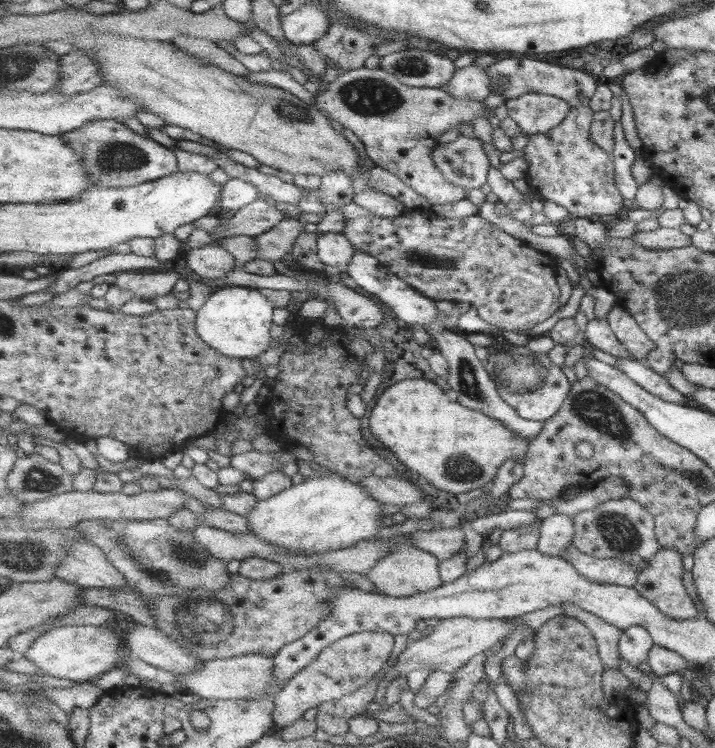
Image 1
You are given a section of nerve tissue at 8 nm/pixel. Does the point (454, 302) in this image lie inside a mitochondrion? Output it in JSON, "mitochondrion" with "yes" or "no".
{"mitochondrion":"no"}

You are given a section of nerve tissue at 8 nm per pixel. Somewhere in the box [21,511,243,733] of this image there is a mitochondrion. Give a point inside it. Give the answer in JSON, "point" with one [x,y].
{"point":[203,616]}

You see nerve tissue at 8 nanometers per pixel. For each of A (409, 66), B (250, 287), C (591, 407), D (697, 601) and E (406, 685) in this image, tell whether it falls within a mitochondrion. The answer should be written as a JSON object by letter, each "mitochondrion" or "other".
{"A":"mitochondrion","B":"other","C":"mitochondrion","D":"other","E":"other"}

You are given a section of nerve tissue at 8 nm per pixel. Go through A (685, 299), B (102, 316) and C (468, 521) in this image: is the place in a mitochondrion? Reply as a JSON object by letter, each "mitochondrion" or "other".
{"A":"mitochondrion","B":"other","C":"other"}

